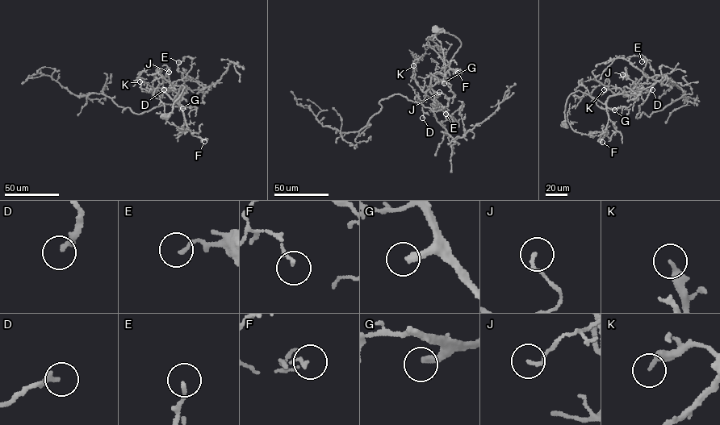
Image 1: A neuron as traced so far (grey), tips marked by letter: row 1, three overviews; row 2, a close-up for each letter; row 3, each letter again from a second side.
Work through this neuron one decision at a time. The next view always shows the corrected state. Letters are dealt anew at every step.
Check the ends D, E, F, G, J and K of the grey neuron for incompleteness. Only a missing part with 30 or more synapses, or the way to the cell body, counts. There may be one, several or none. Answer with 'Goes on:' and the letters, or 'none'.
Goes on: D, G

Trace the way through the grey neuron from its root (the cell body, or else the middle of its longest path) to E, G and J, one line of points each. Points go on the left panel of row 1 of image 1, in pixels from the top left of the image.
E: (164, 115), (185, 87), (173, 99), (164, 90), (184, 93), (177, 102), (186, 80), (178, 62)
G: (164, 115), (172, 111), (173, 102), (185, 87), (182, 85), (173, 100), (182, 108)
J: (164, 115), (172, 111), (173, 102), (185, 87), (181, 85), (173, 99), (165, 93), (172, 86), (169, 72)

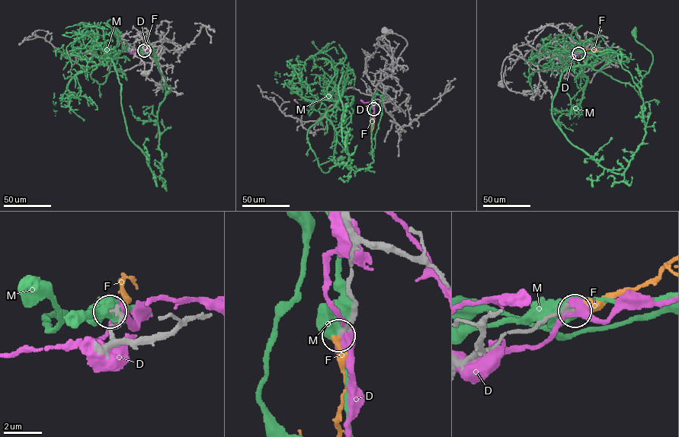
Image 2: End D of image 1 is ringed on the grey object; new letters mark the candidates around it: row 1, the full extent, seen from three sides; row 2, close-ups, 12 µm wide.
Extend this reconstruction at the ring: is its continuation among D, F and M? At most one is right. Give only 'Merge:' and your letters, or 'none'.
Merge: F

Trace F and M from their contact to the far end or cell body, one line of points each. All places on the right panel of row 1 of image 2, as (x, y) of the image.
F: (578, 53), (590, 49), (601, 51)
M: (578, 53), (614, 51), (639, 89), (622, 173), (552, 99), (580, 65), (635, 85), (633, 33)

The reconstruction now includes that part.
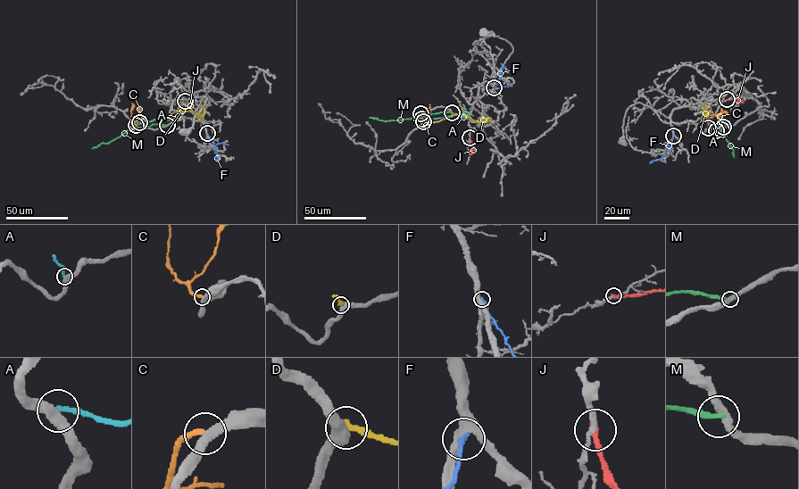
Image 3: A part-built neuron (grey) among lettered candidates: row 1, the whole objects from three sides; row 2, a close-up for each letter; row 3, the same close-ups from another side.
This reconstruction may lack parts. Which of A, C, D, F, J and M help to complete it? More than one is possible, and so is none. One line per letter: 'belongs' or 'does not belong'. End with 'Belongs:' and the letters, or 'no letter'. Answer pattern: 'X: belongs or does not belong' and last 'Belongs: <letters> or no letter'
A: does not belong
C: does not belong
D: does not belong
F: does not belong
J: does not belong
M: does not belong
Belongs: no letter

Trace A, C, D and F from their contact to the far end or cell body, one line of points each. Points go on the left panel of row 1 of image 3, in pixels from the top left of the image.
A: (137, 124), (156, 119), (185, 116)
C: (136, 125), (134, 122), (138, 110)
D: (139, 122), (177, 120), (186, 111), (203, 117), (204, 110), (200, 104)
F: (207, 133), (219, 159), (215, 159)

